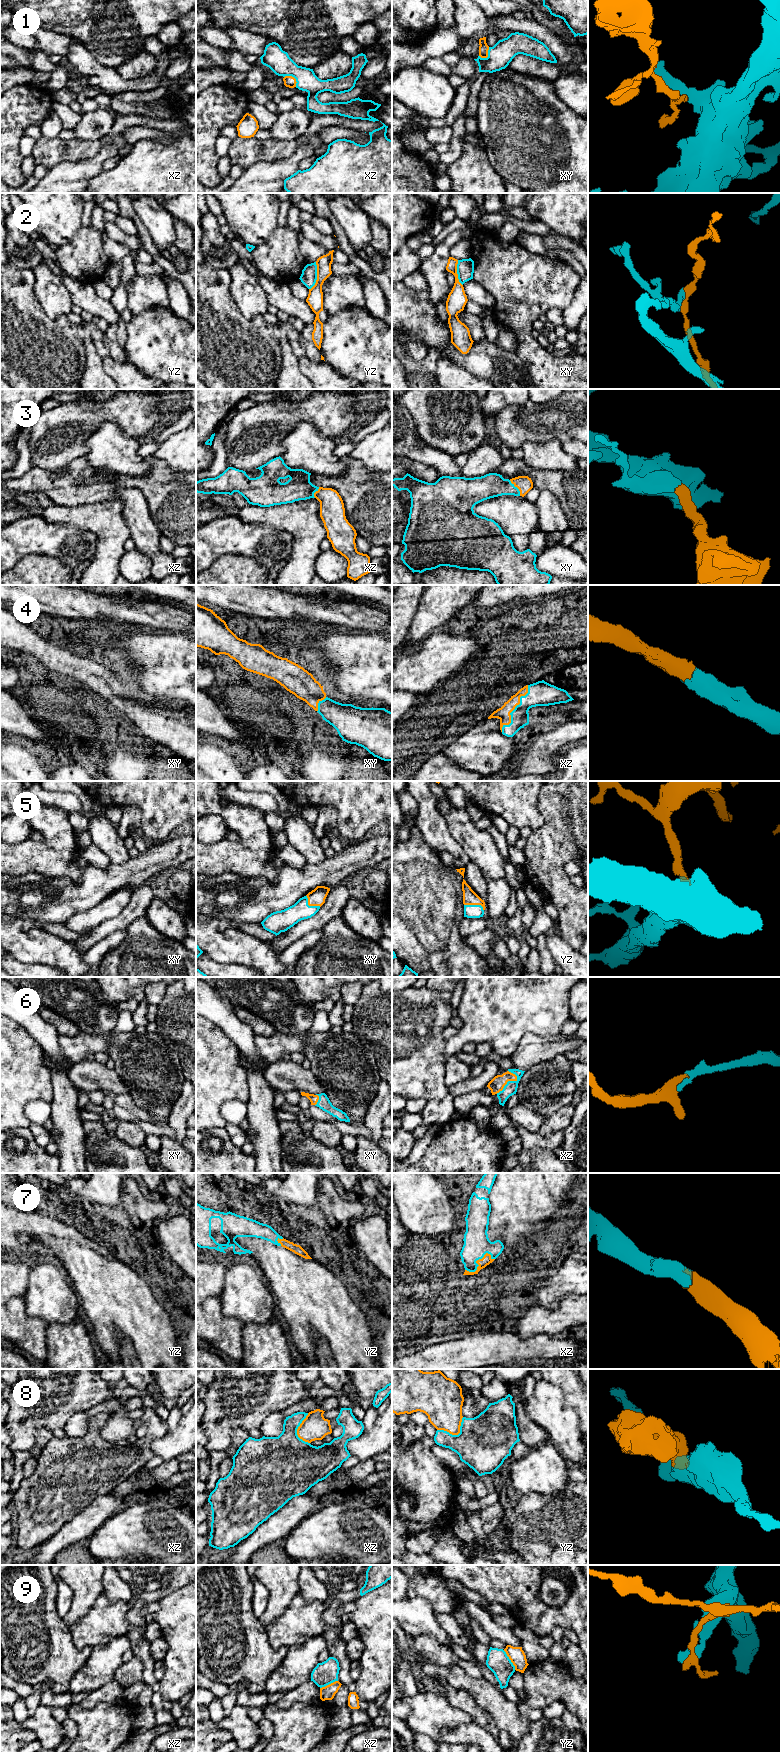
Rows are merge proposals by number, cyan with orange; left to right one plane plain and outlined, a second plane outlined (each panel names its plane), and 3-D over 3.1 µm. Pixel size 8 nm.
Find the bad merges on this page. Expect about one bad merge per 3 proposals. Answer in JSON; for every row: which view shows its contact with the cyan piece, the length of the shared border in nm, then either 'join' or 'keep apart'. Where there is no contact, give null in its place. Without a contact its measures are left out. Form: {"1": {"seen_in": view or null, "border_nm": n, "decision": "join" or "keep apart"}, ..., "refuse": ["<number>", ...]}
{"1": {"seen_in": "xz", "border_nm": 130, "decision": "keep apart"}, "2": {"seen_in": "yz", "border_nm": 240, "decision": "keep apart"}, "3": {"seen_in": "xy", "border_nm": 160, "decision": "join"}, "4": {"seen_in": "xz", "border_nm": 440, "decision": "join"}, "5": {"seen_in": "yz", "border_nm": 170, "decision": "join"}, "6": {"seen_in": "xz", "border_nm": 220, "decision": "join"}, "7": {"seen_in": "xz", "border_nm": 260, "decision": "join"}, "8": {"seen_in": "yz", "border_nm": 240, "decision": "keep apart"}, "9": {"seen_in": "yz", "border_nm": 190, "decision": "keep apart"}, "refuse": ["1", "2", "8", "9"]}

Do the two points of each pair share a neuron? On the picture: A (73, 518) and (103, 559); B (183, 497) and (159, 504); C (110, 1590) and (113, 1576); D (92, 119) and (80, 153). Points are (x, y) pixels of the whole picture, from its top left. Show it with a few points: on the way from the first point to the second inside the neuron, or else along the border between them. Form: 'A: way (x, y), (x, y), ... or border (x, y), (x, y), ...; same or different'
A: way (87, 518), (106, 536), (106, 545); same
B: way (177, 503), (165, 504); same
C: way (112, 1587), (112, 1579); same
D: border (75, 138), (99, 140); different

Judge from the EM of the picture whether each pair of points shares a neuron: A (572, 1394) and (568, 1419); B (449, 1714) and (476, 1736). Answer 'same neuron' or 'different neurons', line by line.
A: different neurons
B: different neurons

